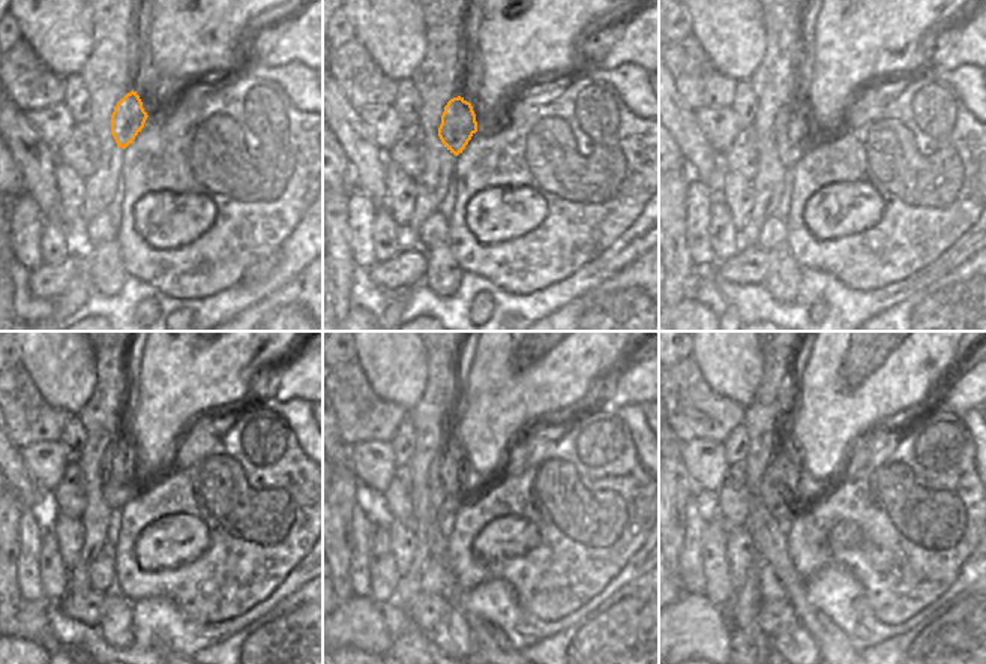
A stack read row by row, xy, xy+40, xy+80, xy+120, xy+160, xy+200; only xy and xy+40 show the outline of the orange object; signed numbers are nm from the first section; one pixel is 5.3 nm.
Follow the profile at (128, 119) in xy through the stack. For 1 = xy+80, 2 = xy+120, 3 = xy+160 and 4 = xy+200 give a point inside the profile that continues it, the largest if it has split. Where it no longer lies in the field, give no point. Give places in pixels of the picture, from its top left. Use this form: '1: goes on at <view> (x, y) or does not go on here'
1: goes on at xy+80 (788, 155)
2: goes on at xy+120 (116, 495)
3: goes on at xy+160 (446, 502)
4: goes on at xy+200 (770, 496)

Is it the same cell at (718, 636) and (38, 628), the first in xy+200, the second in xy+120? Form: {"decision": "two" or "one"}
{"decision": "one"}

